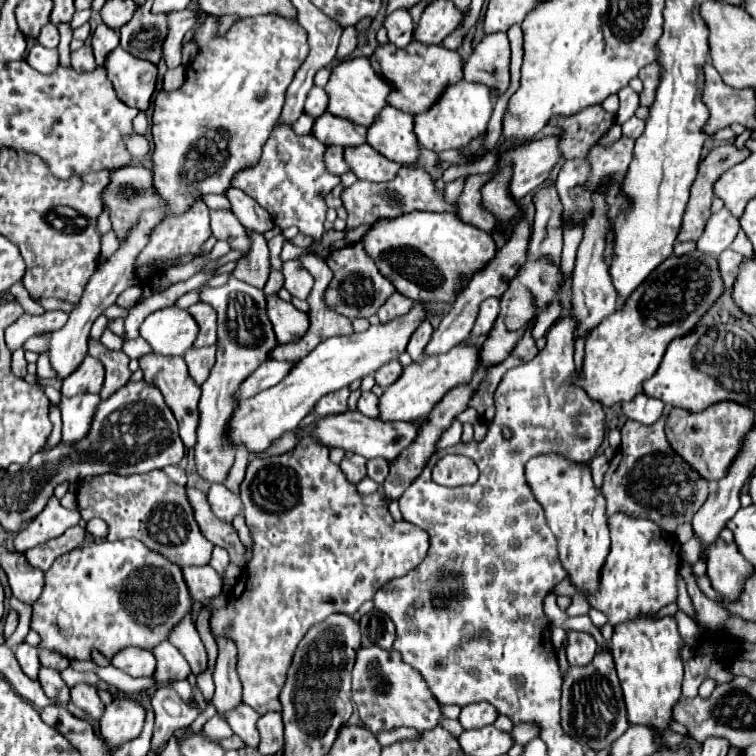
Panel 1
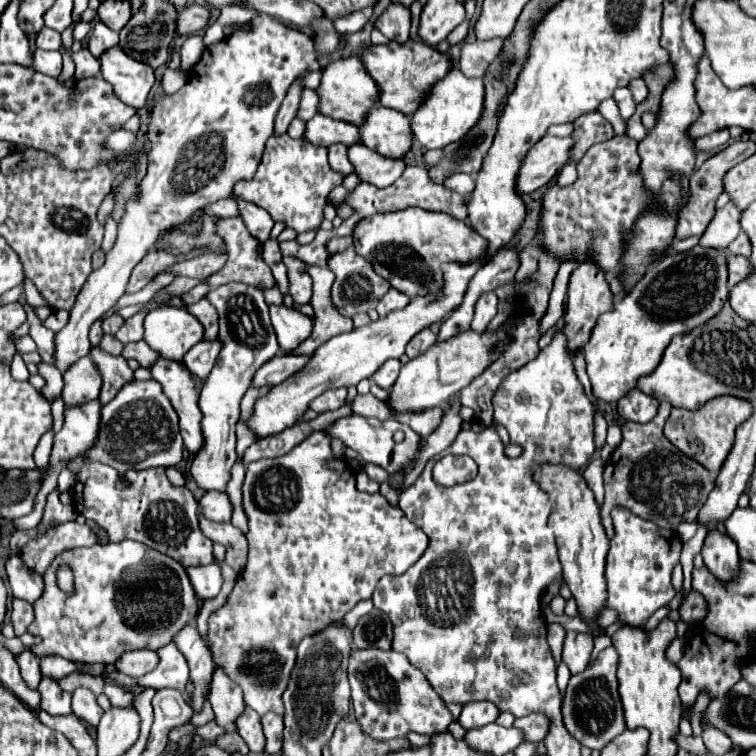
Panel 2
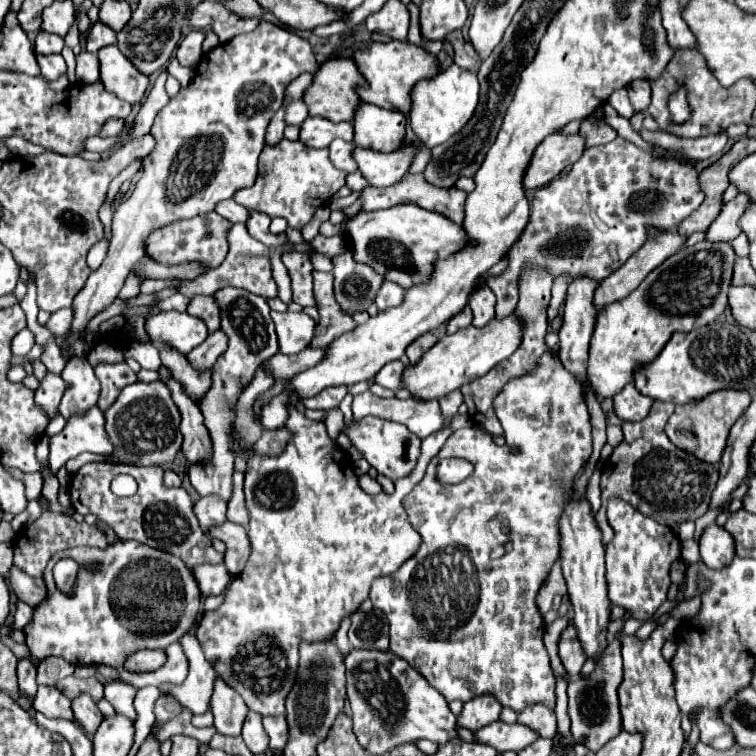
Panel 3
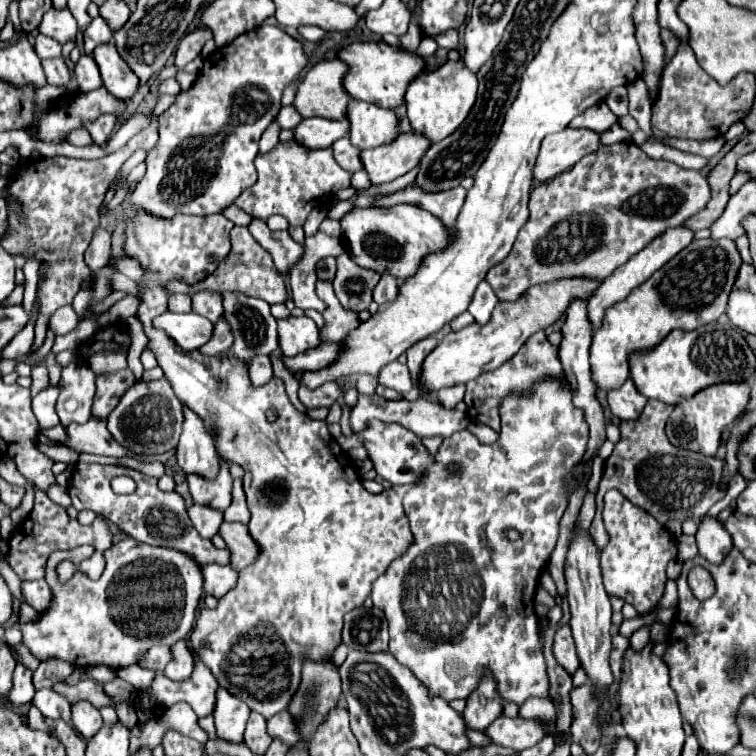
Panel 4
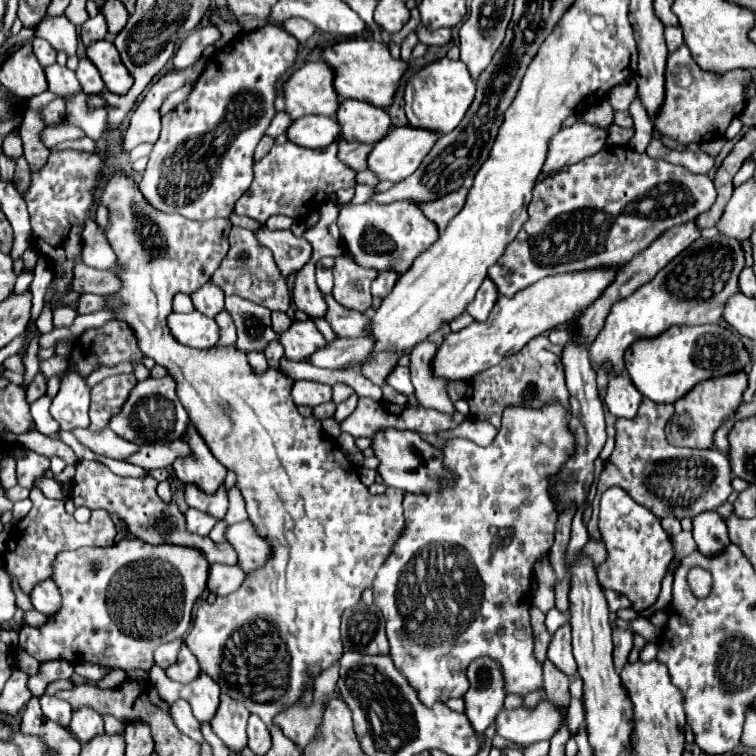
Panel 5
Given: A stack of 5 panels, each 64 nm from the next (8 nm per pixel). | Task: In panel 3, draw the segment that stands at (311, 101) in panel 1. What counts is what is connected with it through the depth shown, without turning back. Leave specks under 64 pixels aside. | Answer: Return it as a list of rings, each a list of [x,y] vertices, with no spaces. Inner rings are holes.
[[[302,98],[288,106],[288,110],[286,110],[286,124],[300,126],[306,118],[308,118],[308,104],[304,104]]]

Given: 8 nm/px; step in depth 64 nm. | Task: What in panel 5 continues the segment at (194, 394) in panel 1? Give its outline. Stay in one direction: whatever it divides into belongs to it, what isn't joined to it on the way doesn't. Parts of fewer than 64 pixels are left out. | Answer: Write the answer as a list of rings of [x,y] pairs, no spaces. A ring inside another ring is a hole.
[[[192,422],[188,424],[182,438],[188,440],[188,446],[192,448],[192,456],[174,460],[172,468],[174,468],[176,476],[184,484],[192,482],[208,494],[216,492],[218,486],[226,478],[226,468],[212,456],[212,452],[208,450],[204,438],[196,432],[196,428],[192,428]]]

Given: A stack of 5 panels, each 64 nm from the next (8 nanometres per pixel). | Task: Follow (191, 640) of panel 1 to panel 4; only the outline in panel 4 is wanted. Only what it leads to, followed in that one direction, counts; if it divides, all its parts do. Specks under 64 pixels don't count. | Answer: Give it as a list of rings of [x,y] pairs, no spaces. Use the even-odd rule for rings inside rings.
[[[196,652],[194,656],[194,672],[188,680],[175,682],[164,676],[162,671],[156,671],[156,680],[151,685],[154,694],[160,704],[176,704],[176,702],[186,702],[192,706],[198,718],[212,714],[214,702],[216,702],[216,678],[212,676],[210,668],[198,660]]]

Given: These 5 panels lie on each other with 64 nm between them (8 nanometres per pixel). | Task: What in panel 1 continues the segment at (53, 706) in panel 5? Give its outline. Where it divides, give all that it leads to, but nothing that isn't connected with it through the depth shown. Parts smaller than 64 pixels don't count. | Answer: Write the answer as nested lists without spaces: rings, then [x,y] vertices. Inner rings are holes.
[[[40,668],[40,674],[38,674],[38,680],[44,688],[44,692],[50,696],[50,698],[56,698],[60,706],[66,706],[68,700],[70,700],[70,692],[68,692],[68,686],[64,684],[62,676],[58,670],[54,668]]]

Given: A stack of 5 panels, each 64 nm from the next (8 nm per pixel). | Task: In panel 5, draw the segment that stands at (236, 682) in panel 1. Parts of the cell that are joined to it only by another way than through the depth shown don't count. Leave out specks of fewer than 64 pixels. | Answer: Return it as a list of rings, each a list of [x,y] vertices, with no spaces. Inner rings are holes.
[[[228,694],[220,696],[220,706],[212,718],[212,730],[216,736],[230,748],[242,750],[246,746],[246,720],[250,712],[238,700],[232,700]]]

